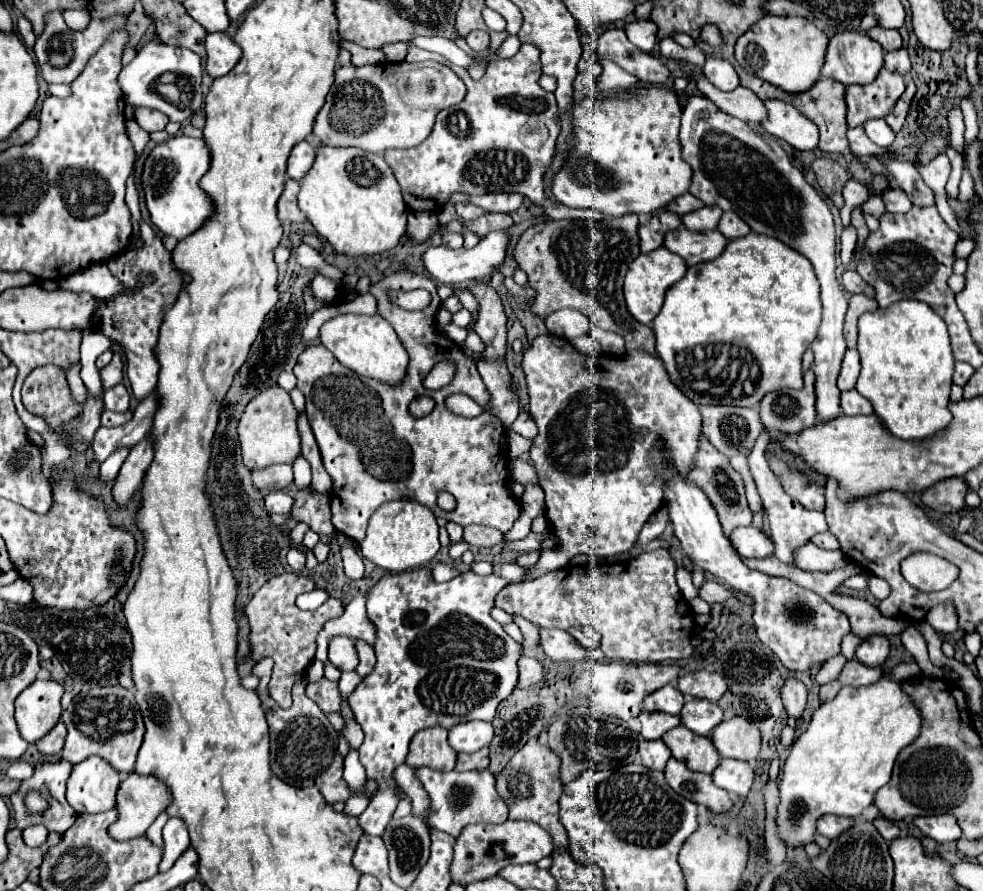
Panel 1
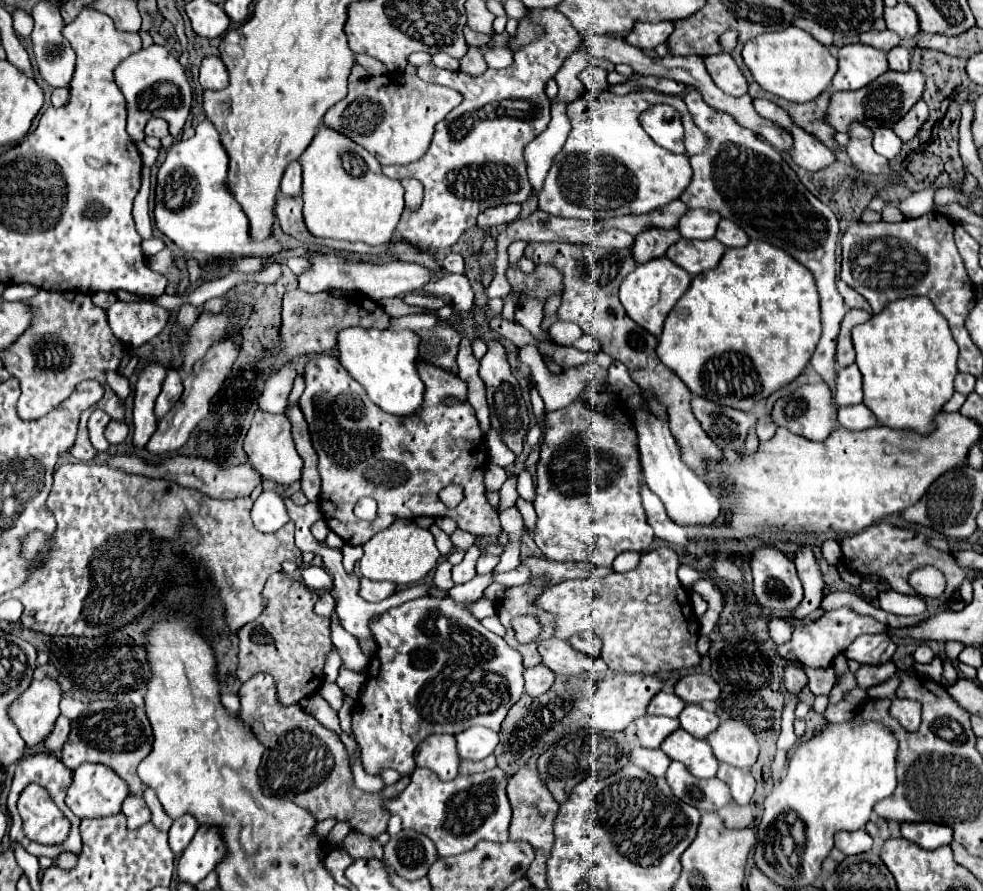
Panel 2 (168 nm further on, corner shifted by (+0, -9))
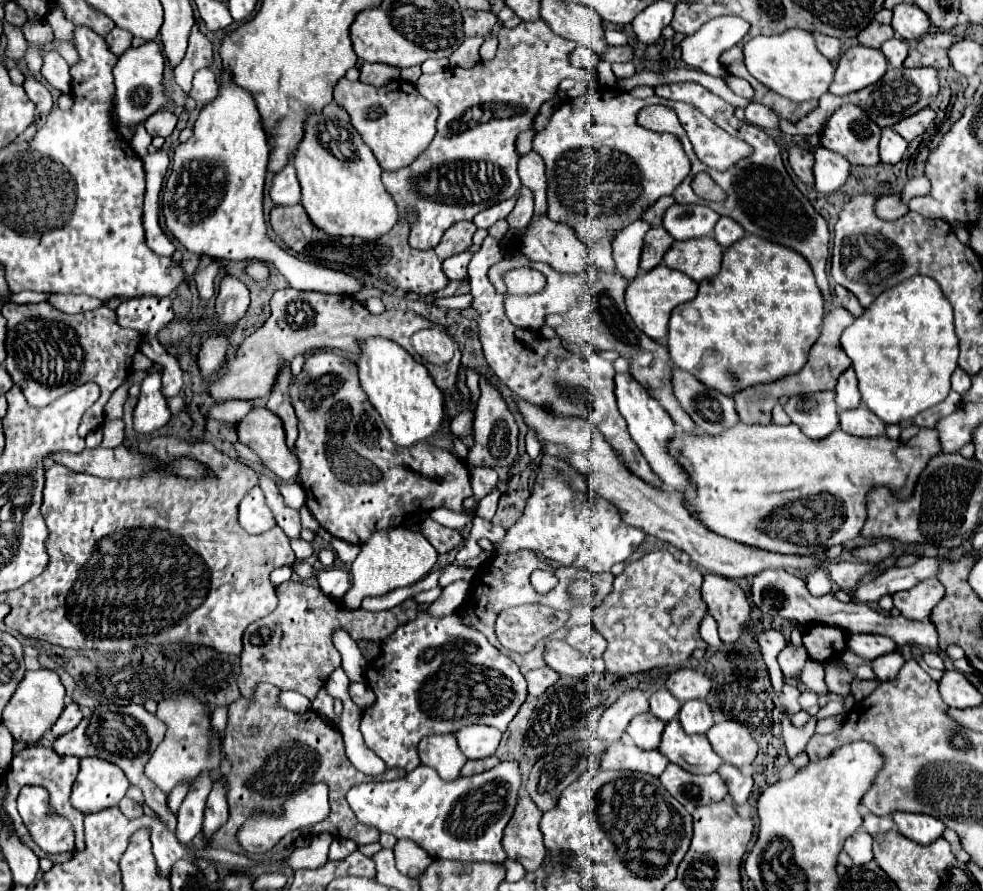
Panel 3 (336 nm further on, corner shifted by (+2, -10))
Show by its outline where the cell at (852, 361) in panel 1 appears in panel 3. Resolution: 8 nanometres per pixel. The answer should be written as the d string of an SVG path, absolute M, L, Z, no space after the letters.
M851 368L845 370L837 380L835 402L837 402L839 410L849 410L849 408L861 406L861 394L859 394L859 386L857 386L857 376L855 376L855 372Z

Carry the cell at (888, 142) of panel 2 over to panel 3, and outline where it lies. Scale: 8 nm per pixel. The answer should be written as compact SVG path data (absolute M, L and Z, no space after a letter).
M883 128L881 132L881 144L879 144L879 156L885 164L897 164L907 150L907 142L893 130Z

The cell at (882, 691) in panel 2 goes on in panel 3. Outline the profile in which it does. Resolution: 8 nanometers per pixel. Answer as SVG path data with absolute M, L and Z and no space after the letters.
M855 678L851 684L851 692L855 694L857 700L861 700L861 698L867 698L877 688L877 684L879 684L879 680L857 680Z

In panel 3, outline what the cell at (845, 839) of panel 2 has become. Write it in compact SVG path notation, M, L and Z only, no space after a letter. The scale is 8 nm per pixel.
M857 830L853 836L849 836L849 838L845 840L843 850L851 856L851 860L853 860L855 864L869 862L869 860L873 860L871 840L873 840L873 838L871 838L865 830Z

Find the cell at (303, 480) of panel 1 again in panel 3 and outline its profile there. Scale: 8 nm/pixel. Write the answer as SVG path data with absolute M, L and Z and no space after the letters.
M301 506L301 508L299 508L299 514L301 514L301 524L303 524L303 528L311 528L313 532L317 532L319 522L313 518L313 514L309 512L309 508L307 508L307 506Z

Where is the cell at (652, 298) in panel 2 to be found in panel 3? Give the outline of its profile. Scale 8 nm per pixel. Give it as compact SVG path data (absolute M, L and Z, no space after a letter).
M661 264L645 274L637 274L637 278L629 282L629 286L625 290L625 306L627 306L629 316L633 318L633 322L637 324L637 328L641 332L649 334L649 338L653 338L653 340L661 340L667 334L667 322L669 322L671 310L675 306L695 298L695 294L697 294L695 280L691 280L683 272L677 272L677 270Z

